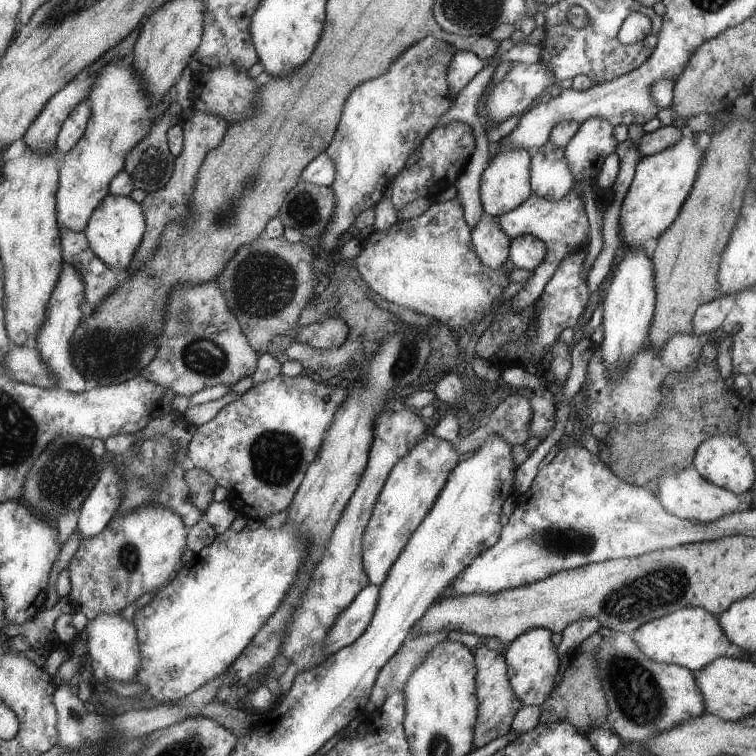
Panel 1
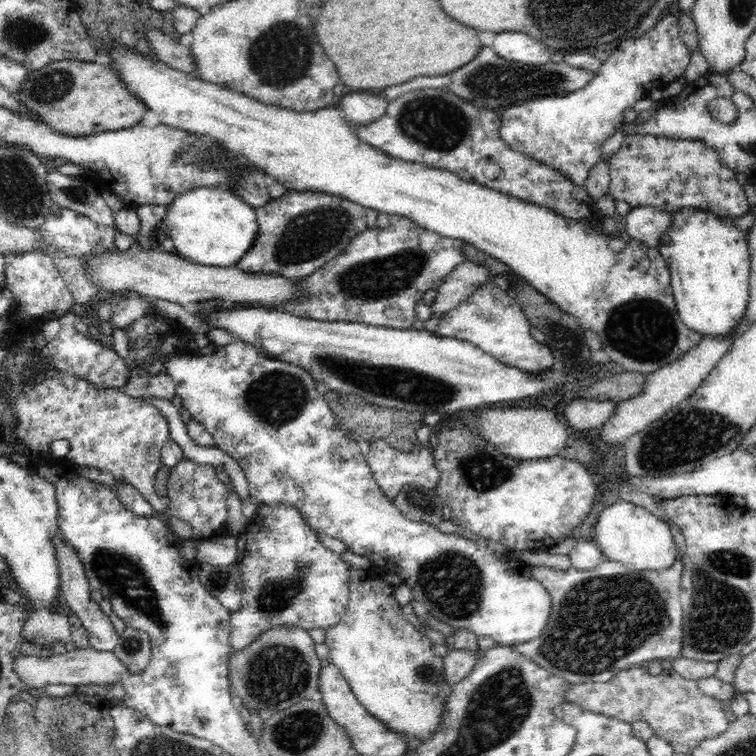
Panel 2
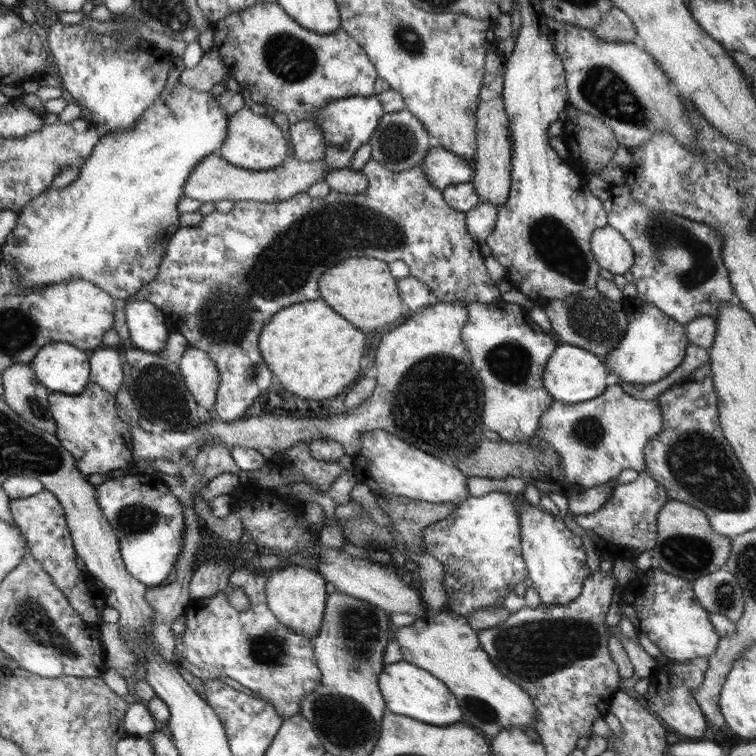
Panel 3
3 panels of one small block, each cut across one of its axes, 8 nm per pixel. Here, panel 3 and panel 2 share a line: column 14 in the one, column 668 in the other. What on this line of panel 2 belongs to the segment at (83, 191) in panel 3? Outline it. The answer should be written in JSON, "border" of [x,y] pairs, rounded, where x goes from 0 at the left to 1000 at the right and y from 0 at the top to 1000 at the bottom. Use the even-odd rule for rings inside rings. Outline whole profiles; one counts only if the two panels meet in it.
{"border":[[[915,274],[889,284],[889,302],[870,316],[868,327],[885,353],[889,389],[902,426],[942,448],[959,448],[963,443],[974,447],[991,398],[993,344],[988,308],[937,279]]]}

